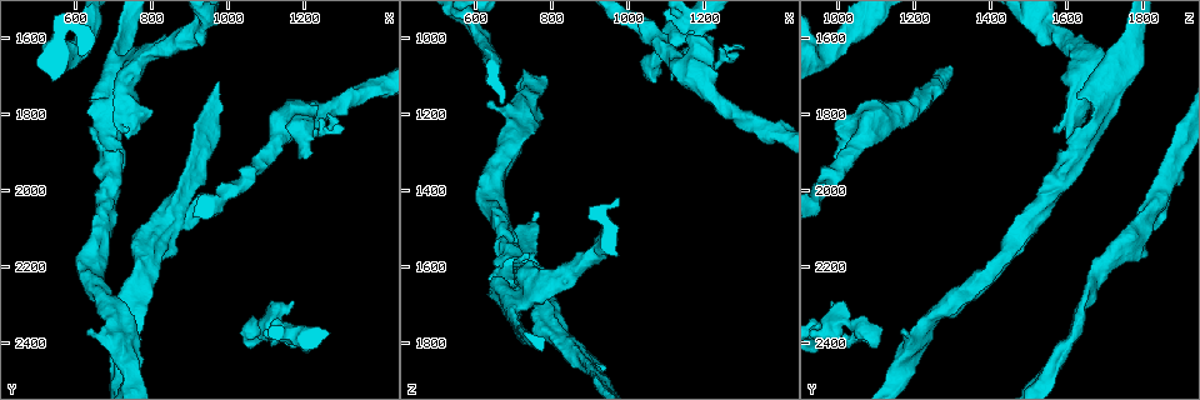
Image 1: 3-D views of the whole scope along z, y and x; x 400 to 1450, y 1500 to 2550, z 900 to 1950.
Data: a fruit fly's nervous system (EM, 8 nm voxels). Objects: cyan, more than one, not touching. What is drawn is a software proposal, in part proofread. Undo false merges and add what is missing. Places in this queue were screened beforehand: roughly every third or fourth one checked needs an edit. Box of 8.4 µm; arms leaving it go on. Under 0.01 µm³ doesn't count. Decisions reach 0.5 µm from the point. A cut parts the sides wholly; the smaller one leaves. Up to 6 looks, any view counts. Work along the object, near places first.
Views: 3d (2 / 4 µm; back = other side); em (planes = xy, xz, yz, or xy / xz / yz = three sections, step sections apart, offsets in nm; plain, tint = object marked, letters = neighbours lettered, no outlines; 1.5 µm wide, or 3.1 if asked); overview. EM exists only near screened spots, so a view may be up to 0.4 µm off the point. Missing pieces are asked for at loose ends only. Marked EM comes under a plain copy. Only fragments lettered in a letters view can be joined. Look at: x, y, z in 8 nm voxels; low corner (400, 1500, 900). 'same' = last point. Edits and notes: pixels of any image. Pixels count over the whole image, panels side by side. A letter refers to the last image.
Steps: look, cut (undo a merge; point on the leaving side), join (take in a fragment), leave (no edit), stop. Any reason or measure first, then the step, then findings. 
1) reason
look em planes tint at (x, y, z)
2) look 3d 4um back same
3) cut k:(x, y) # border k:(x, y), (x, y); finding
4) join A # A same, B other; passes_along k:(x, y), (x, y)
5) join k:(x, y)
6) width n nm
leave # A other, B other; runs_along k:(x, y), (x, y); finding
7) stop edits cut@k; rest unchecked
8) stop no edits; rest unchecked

free end
look em xy step 4 letters at (635, 2370, 1175)

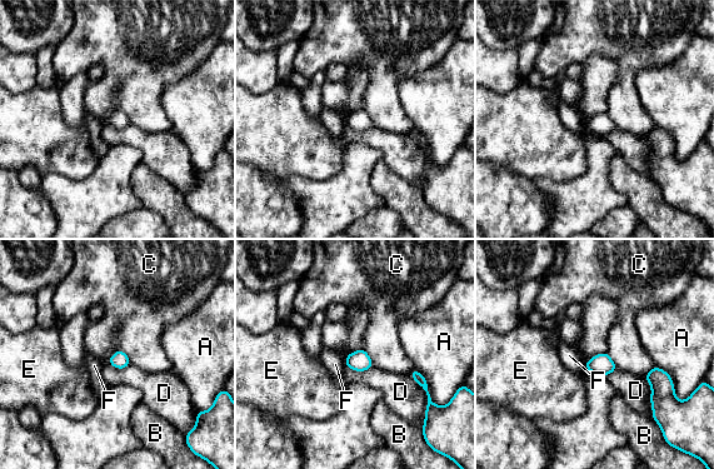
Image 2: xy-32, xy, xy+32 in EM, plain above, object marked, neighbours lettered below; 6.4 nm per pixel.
look em planes letters same

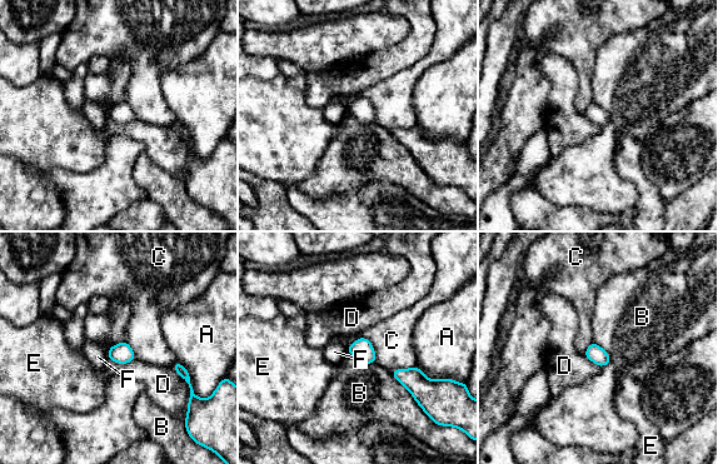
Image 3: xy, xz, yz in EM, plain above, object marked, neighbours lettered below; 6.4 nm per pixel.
leave # A other, B other, C other, D other, E other, F other; border 3:(390, 372), (423, 409); none of them fits

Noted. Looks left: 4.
free end
look 3d 2um at (1305, 1835, 1020)

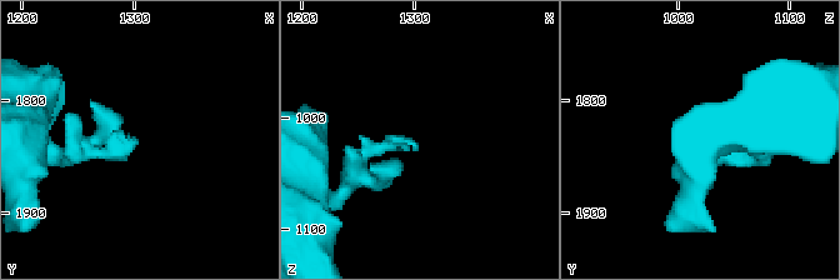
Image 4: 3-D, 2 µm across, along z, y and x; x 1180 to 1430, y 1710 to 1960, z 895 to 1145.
look em yz step 4 tint at (1302, 1838, 1022)

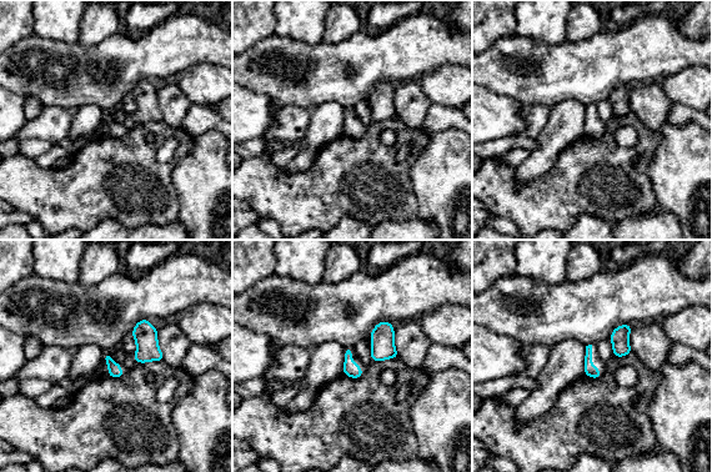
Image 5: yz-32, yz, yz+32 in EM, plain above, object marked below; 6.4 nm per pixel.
look em planes letters same

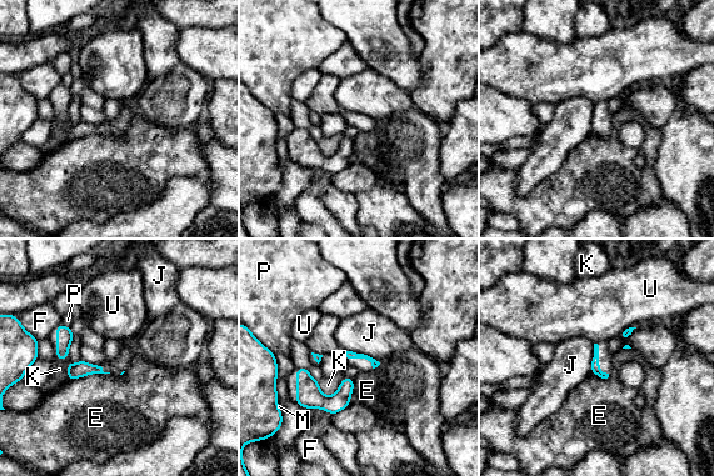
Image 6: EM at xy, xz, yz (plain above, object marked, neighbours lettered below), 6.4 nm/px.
leave # E other, F other, J other, K other, M other, P other, U other; border 6:(343, 349), (367, 354), (380, 362); no lettered fragment goes on from it

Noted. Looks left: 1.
stop no edits; rest unchecked

